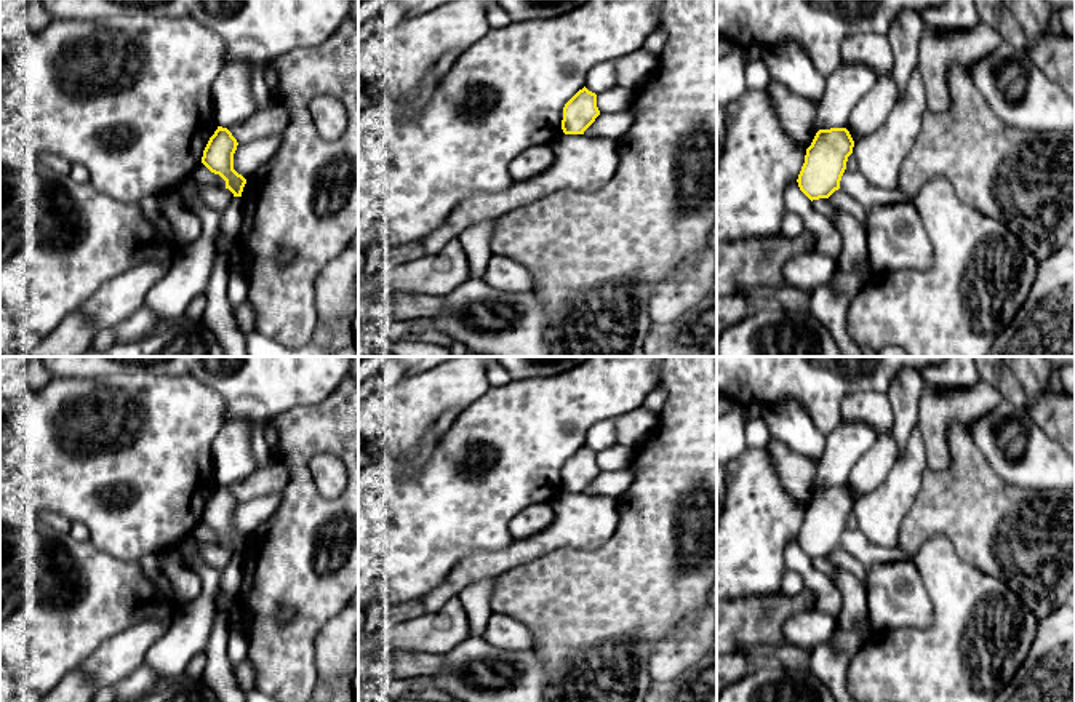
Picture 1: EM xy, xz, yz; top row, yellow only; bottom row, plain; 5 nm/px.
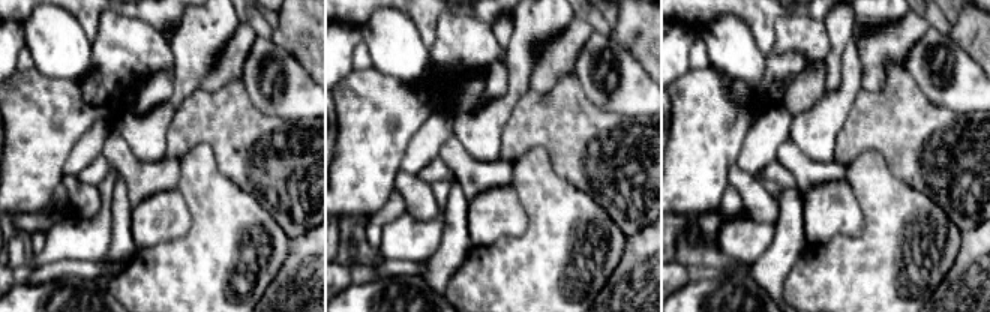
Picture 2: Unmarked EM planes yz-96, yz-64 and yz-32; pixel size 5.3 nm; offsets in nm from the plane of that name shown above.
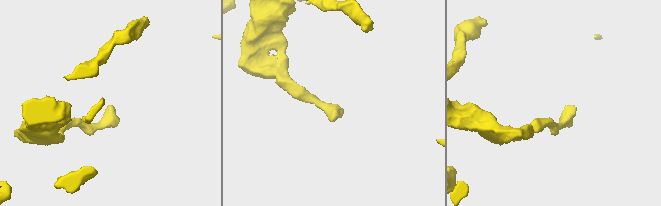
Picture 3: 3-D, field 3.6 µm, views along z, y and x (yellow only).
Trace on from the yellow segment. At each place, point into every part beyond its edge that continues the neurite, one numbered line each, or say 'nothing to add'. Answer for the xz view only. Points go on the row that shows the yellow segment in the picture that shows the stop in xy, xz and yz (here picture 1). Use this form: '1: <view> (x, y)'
nothing to add

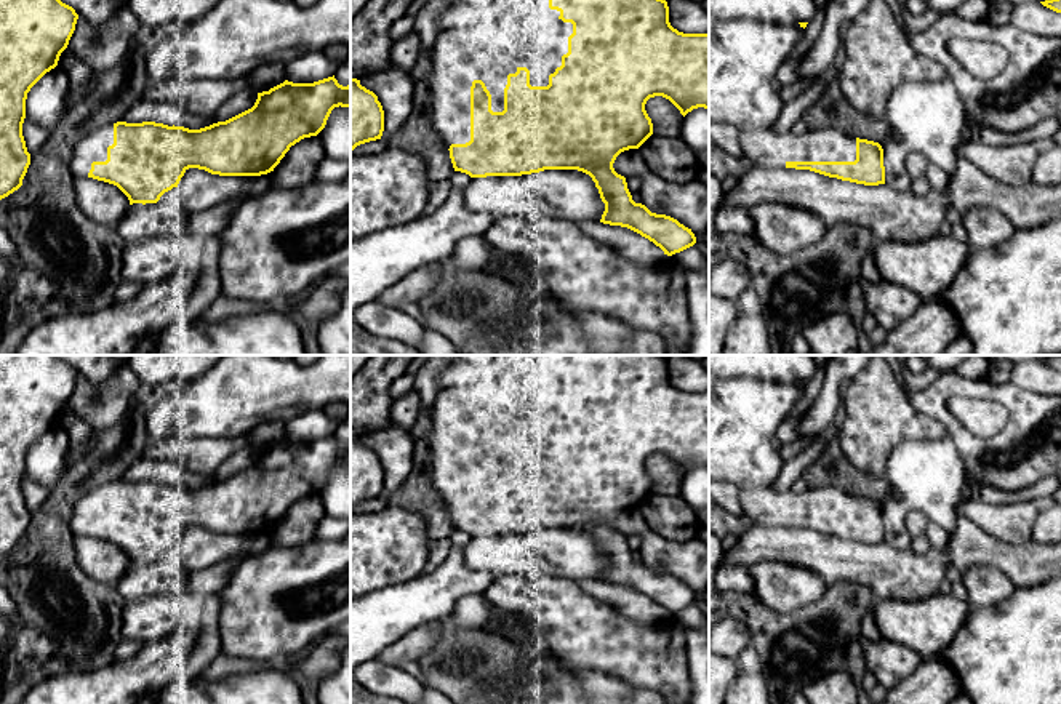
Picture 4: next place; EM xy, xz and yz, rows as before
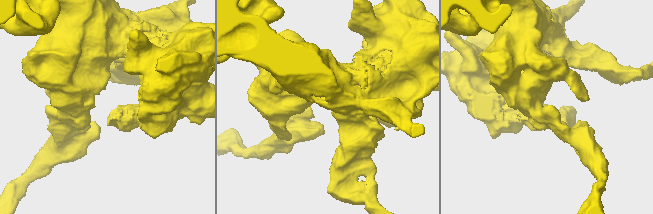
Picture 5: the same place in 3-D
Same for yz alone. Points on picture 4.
1: yz (826, 144)

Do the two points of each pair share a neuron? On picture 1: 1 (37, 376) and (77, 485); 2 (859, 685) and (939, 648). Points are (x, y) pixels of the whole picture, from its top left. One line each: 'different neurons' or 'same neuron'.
1: different neurons
2: same neuron

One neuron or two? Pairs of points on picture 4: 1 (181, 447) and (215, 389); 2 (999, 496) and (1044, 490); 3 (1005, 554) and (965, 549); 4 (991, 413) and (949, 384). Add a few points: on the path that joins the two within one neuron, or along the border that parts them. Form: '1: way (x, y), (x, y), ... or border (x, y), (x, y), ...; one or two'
1: border (226, 437), (172, 436), (162, 442); two
2: way (1010, 496), (1032, 492); one
3: way (996, 552), (975, 549); one
4: border (946, 402), (952, 397), (980, 397), (1004, 405); two

